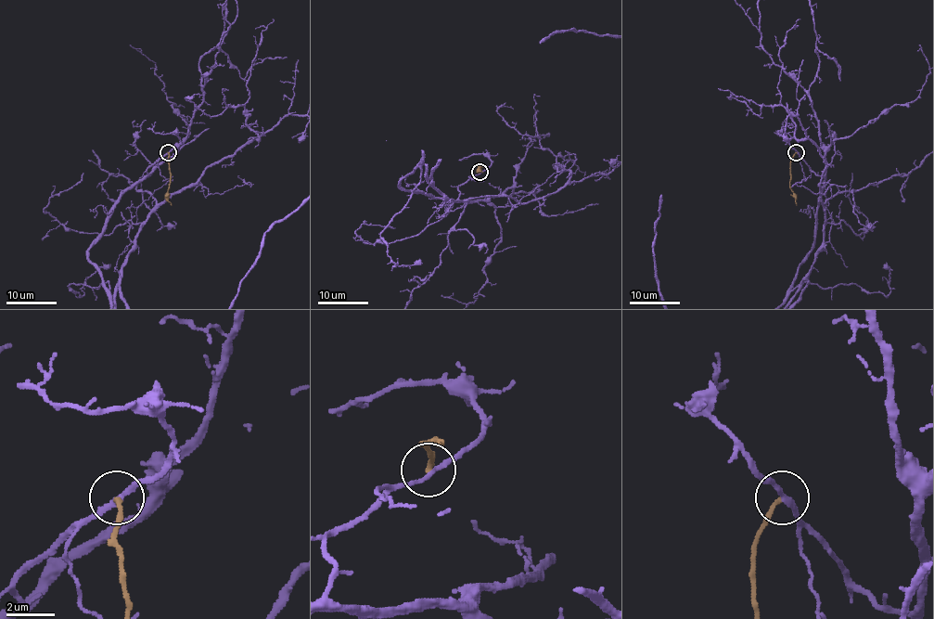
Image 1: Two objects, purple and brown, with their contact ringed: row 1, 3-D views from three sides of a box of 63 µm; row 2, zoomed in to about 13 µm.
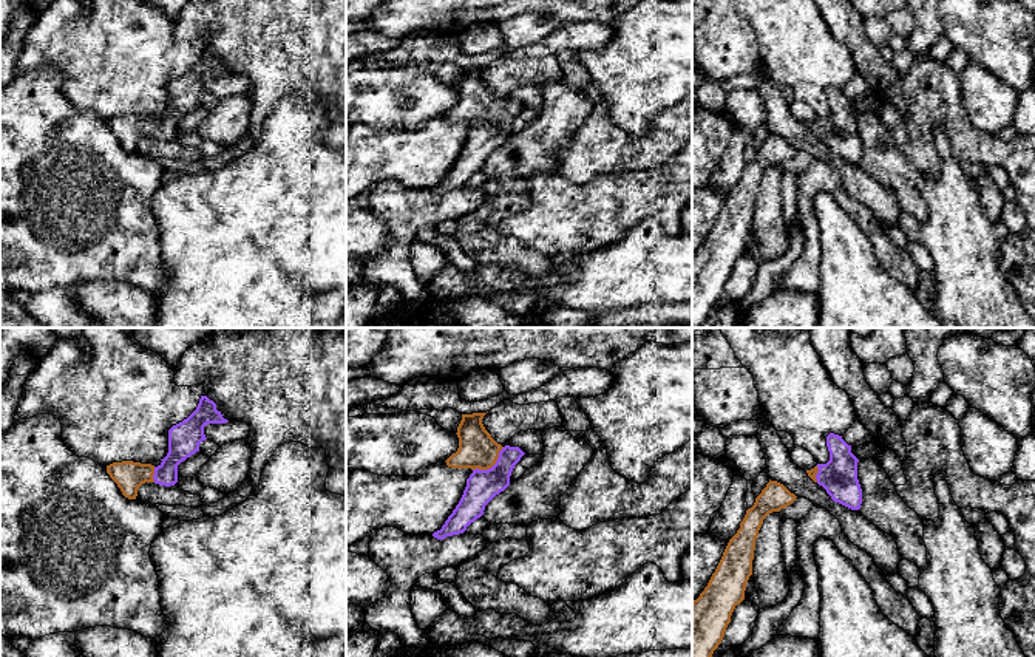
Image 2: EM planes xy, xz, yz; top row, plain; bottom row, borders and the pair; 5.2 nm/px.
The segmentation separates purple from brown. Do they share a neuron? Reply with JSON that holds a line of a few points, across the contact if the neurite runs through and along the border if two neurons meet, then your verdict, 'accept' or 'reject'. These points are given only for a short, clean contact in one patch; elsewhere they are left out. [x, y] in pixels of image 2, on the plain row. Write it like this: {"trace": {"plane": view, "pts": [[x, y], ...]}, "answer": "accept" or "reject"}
{"trace": {"plane": "xz", "pts": [[482, 139], [490, 130], [493, 119], [476, 102]]}, "answer": "accept"}

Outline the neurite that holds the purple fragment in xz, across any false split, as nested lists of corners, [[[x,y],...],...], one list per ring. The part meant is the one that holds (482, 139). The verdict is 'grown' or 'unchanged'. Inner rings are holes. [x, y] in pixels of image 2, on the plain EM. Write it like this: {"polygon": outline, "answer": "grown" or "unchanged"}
{"polygon": [[[487,66],[462,68],[462,74],[456,87],[459,91],[459,102],[445,116],[451,122],[471,122],[473,127],[467,133],[467,141],[459,158],[442,182],[433,187],[437,193],[463,187],[471,176],[480,172],[485,159],[510,139],[511,125],[525,108],[519,100],[502,100],[497,97],[482,77],[485,68]]], "answer": "grown"}

